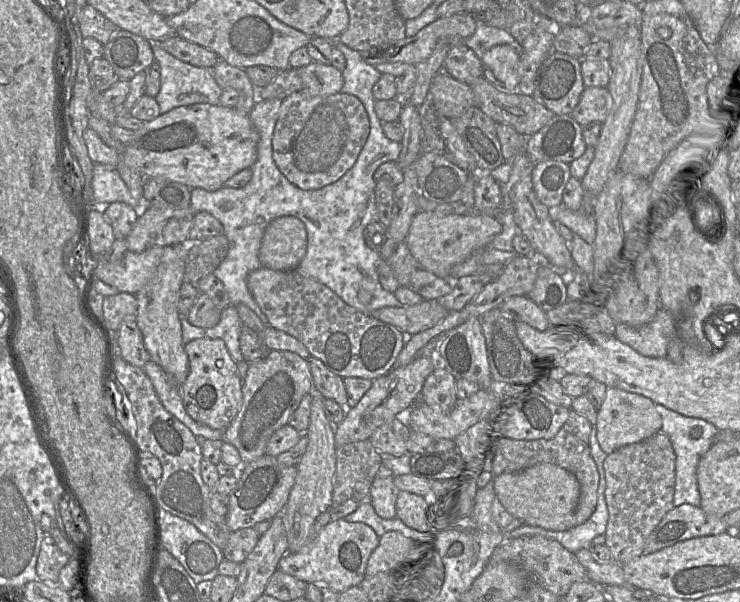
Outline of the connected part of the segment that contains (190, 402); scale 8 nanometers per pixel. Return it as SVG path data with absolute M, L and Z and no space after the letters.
M197 338L185 344L189 373L180 386L184 408L196 422L212 429L226 429L242 406L242 379L238 363L220 338Z

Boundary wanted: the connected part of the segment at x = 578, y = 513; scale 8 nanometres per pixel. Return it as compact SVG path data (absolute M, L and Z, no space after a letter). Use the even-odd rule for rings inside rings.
M570 410L566 422L552 439L521 443L494 441L490 447L491 482L503 480L539 464L559 466L572 473L579 482L580 497L574 513L574 526L586 522L595 511L599 484L598 469L589 447L591 429L592 425L586 418Z

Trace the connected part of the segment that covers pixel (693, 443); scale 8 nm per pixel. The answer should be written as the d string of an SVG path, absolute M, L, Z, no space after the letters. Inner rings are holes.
M655 404L655 409L662 419L662 427L660 431L669 437L676 456L673 505L676 507L682 504L690 504L700 507L697 467L700 459L713 444L715 436L719 430L713 424L701 418L684 416L663 405ZM695 428L699 428L700 430L700 436L698 438L693 438L691 436L691 432Z

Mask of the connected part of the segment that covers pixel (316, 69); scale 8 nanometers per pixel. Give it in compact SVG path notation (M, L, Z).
M312 61L296 68L302 79L302 90L311 96L326 96L341 92L344 84L342 72L332 64Z

